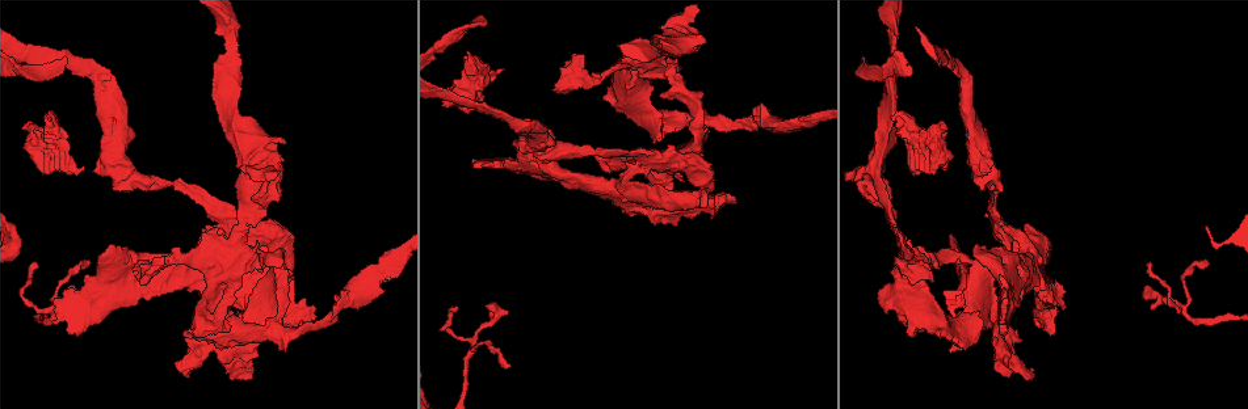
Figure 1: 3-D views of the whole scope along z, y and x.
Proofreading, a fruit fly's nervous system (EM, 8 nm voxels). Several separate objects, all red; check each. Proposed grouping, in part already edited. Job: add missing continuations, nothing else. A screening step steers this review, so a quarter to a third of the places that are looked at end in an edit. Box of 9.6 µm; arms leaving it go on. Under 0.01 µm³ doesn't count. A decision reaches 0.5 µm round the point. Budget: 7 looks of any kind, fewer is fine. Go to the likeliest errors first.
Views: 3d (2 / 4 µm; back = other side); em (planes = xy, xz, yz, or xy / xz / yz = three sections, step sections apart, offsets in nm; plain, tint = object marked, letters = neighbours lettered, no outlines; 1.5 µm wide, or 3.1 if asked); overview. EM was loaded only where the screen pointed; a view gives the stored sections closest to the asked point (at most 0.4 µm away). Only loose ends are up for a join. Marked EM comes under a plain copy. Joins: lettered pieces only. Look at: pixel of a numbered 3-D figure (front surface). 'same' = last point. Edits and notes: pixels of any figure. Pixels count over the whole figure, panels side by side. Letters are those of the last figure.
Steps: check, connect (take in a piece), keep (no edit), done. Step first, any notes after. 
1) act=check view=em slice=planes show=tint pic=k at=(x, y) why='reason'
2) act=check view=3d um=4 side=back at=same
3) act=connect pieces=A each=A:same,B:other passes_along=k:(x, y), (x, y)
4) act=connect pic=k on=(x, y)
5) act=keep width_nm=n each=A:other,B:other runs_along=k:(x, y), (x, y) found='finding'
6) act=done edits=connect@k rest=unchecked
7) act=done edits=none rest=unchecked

act=check view=3d um=2 pic=1 at=(64, 55) why='tapers out'

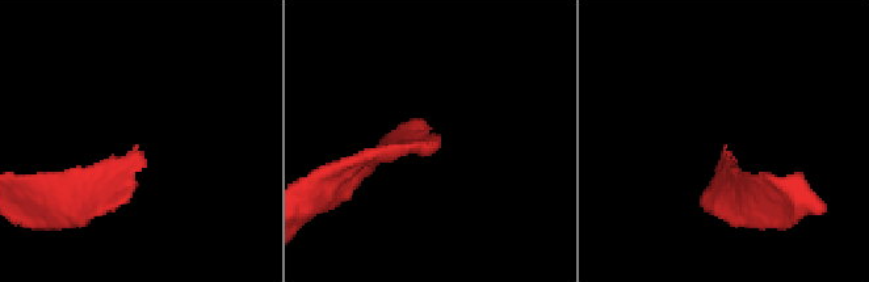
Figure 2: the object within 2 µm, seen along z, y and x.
act=check view=em slice=xz step=8 show=letters pic=2 at=(428, 144)

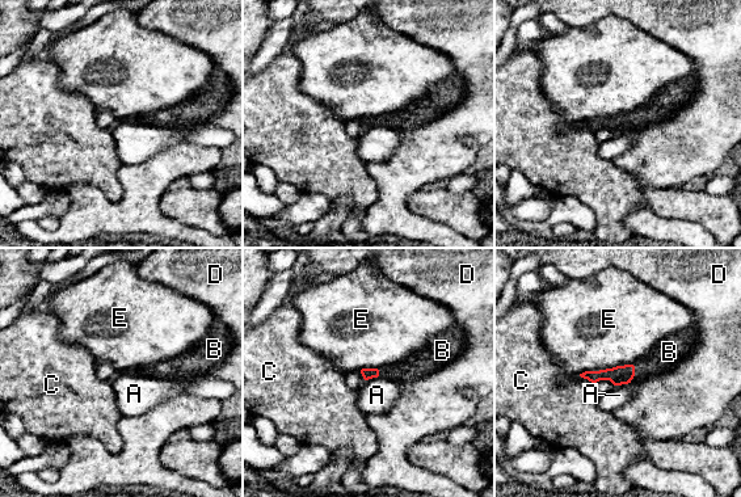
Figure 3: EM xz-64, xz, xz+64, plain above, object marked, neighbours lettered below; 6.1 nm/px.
act=connect pieces=B longest_contact=E:340nm each=A:other,B:same,C:other,D:other,E:other found='the cell continues'

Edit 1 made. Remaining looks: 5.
act=check view=em slice=xy step=8 show=letters pic=1 at=(1208, 260) why='tapers out'

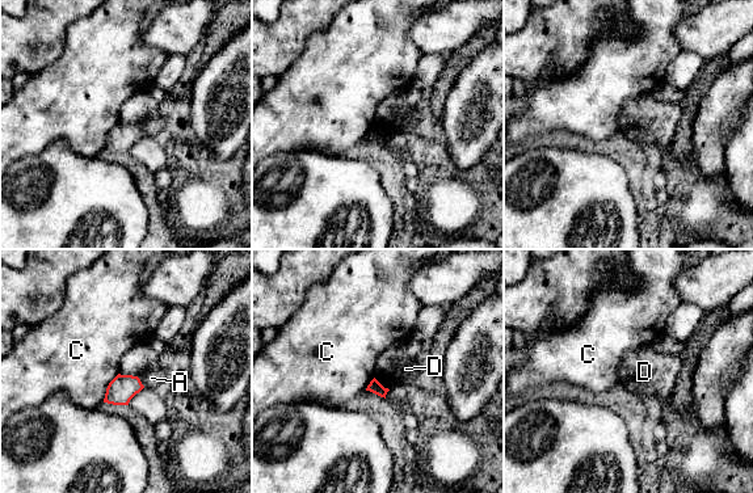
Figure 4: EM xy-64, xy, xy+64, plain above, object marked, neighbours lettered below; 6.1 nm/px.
act=check view=em slice=planes show=letters at=same why='another direction'

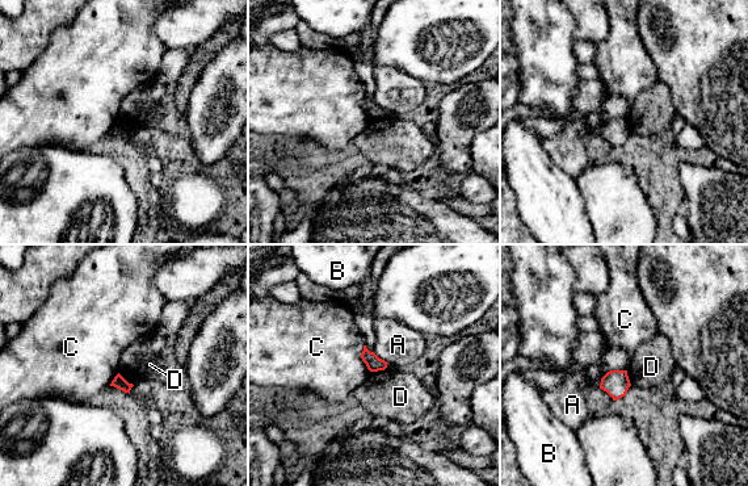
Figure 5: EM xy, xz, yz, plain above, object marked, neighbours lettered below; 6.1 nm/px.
act=keep each=A:other,B:other,C:other,D:other found='no lettered piece goes on from it'

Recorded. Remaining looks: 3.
act=check view=3d um=2 pic=1 at=(68, 331) why='an open end'

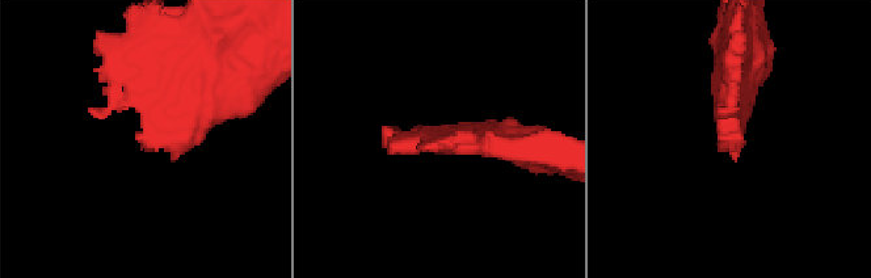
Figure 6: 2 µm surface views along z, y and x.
act=check view=em slice=xy step=4 show=letters pic=6 at=(731, 146) why='need the tissue'

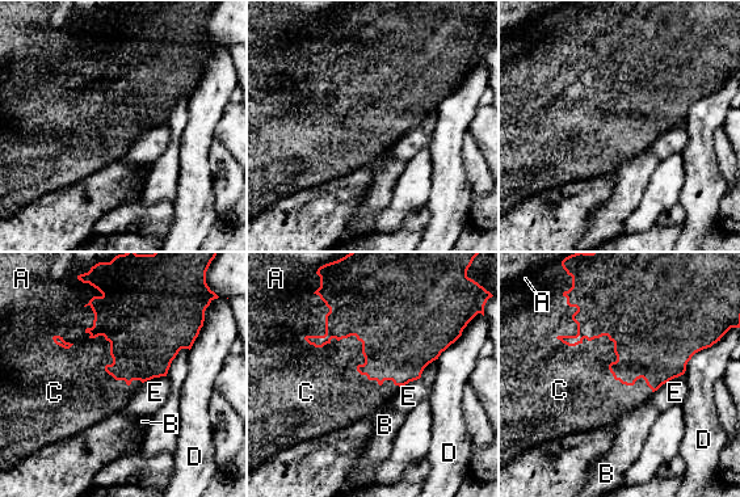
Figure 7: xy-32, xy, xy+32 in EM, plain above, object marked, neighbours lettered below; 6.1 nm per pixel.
act=connect pieces=C each=A:other,B:other,C:same,D:other,E:other passes_along=7:(643, 346), (609, 369), (575, 391) found='the cell continues'

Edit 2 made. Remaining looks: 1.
act=done edits=connect@3,connect@7 rest=unchecked

